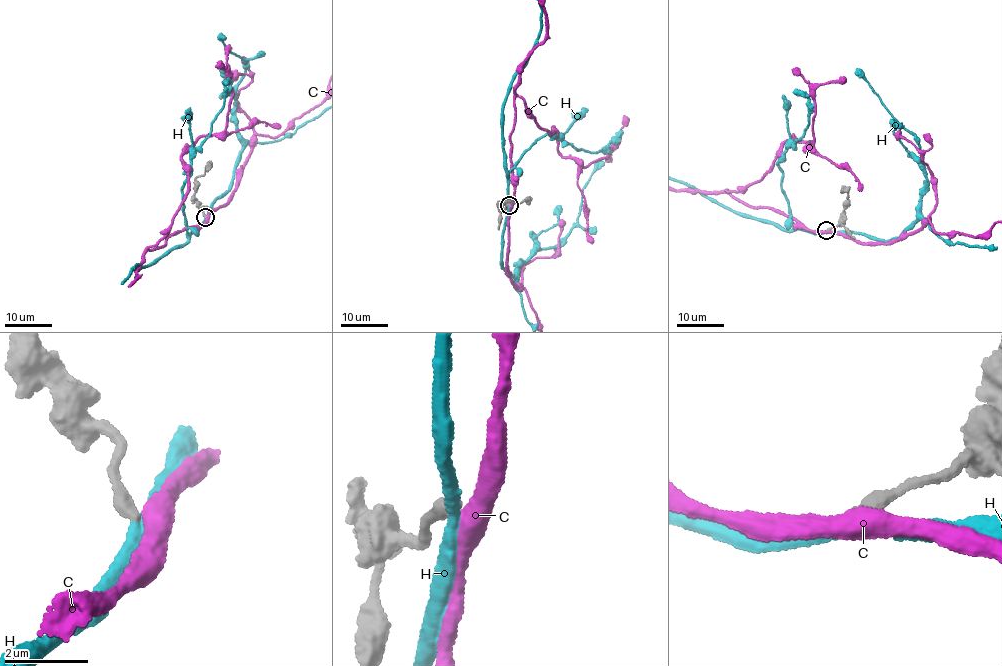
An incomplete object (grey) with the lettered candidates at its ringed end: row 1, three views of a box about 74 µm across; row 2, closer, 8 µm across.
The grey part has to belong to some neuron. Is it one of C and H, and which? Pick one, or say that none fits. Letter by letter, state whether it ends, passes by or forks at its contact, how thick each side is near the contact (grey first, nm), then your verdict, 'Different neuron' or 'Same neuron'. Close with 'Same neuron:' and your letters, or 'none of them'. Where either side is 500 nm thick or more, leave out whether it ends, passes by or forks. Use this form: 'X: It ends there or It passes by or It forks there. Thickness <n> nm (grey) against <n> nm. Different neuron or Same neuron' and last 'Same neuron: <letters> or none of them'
C: It passes by. Thickness 320 nm (grey) against 460 nm. Different neuron
H: It passes by. Thickness 320 nm (grey) against 320 nm. Different neuron
Same neuron: none of them

